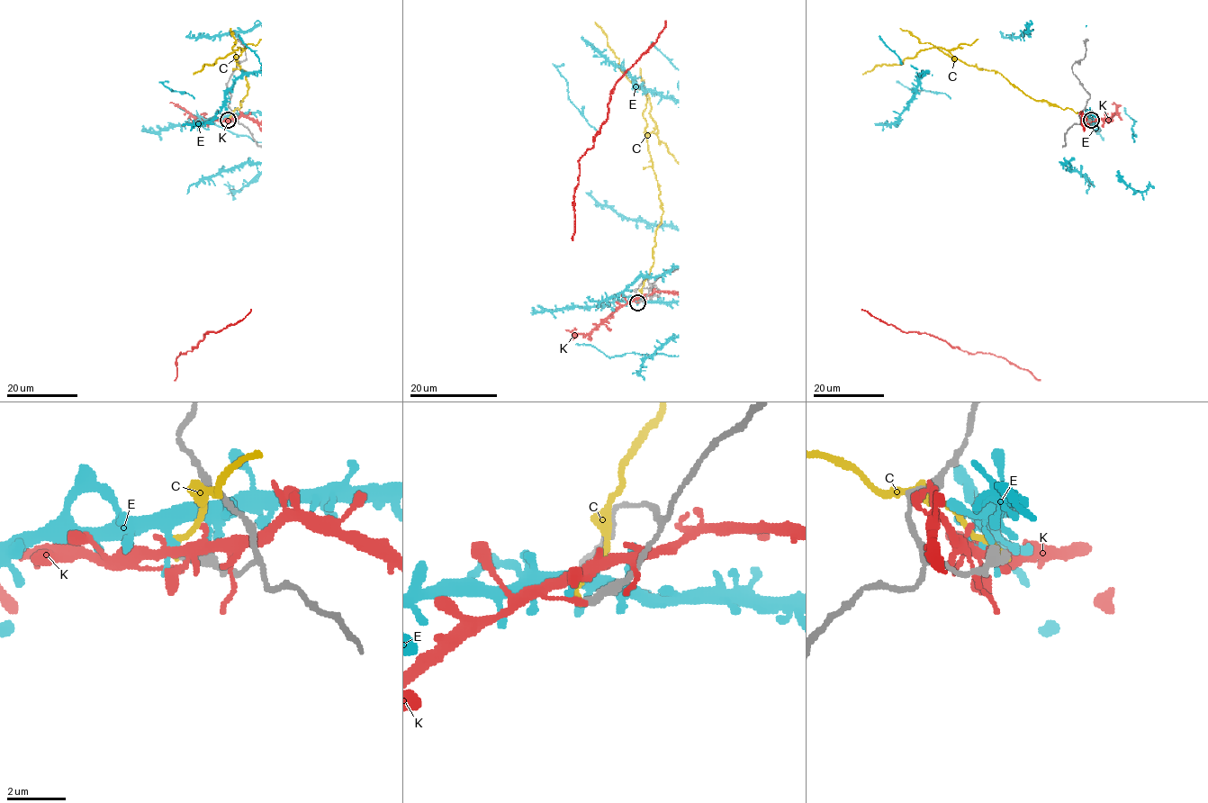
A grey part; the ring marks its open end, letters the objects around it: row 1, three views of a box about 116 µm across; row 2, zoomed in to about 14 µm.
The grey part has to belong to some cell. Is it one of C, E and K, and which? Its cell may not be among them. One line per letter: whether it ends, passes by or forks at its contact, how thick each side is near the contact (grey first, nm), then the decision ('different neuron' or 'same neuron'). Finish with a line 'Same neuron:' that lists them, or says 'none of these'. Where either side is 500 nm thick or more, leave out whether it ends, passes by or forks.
C: it ends | 320/190 nm | different neuron
E: it ends | 440/170 nm | different neuron
K: it ends | 360/200 nm | different neuron
Same neuron: none of these

